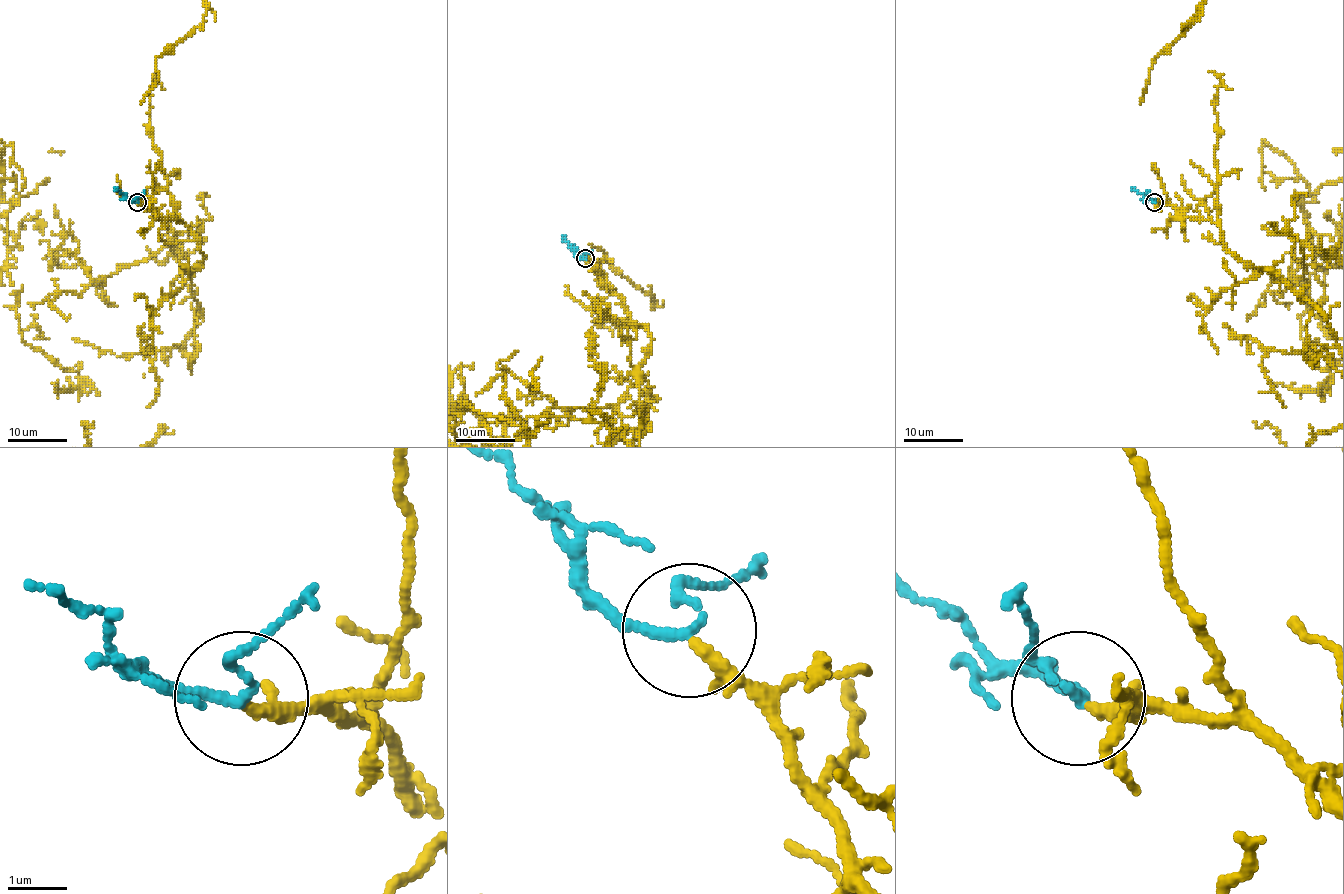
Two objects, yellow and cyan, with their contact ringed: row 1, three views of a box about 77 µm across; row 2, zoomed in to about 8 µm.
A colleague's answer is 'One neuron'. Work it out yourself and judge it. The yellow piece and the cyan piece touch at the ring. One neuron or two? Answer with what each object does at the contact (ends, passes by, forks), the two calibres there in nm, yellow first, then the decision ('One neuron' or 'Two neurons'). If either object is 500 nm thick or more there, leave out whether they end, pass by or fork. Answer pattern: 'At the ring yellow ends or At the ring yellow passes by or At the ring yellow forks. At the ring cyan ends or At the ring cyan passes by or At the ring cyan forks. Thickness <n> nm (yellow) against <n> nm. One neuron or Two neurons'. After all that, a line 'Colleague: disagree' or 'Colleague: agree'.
At the ring yellow ends. At the ring cyan passes by. Thickness 240 nm (yellow) against 140 nm. One neuron
Colleague: agree

